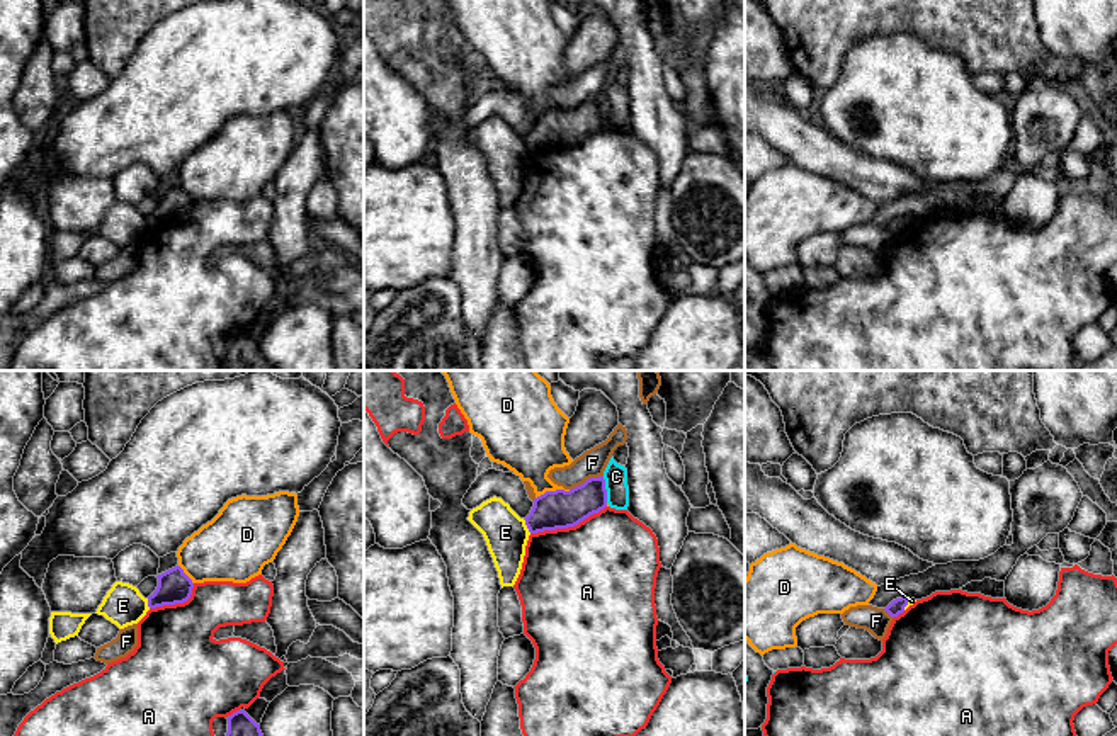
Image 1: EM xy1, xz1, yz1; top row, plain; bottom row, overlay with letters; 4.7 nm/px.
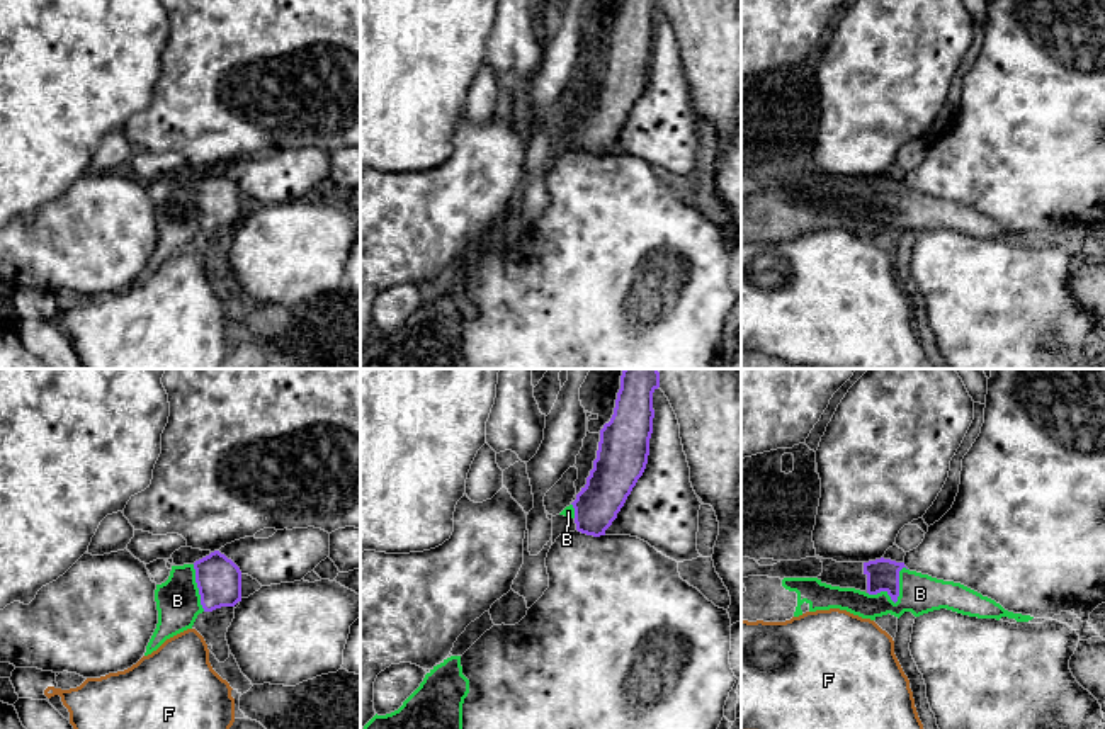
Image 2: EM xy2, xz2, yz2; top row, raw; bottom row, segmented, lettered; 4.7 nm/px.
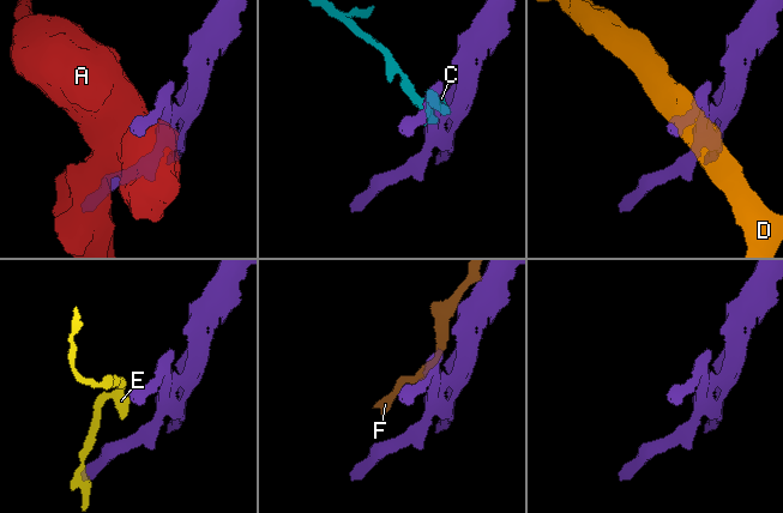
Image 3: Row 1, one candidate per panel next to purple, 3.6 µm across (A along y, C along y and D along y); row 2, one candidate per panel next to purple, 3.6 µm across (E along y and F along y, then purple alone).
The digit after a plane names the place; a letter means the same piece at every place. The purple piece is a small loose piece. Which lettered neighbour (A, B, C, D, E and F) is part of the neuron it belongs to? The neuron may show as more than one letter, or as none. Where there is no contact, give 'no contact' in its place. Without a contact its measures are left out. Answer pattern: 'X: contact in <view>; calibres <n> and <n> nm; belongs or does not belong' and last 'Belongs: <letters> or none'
A: contact in xz1; calibres 180 and 480 nm; does not belong
B: contact in yz2; calibres 160 and 190 nm; belongs
C: contact in xz1; calibres 180 and 110 nm; does not belong
D: contact in xz1; calibres 180 and 300 nm; does not belong
E: contact in xz1; calibres 180 and 200 nm; does not belong
F: contact in xz1; calibres 180 and 130 nm; does not belong
Belongs: B

